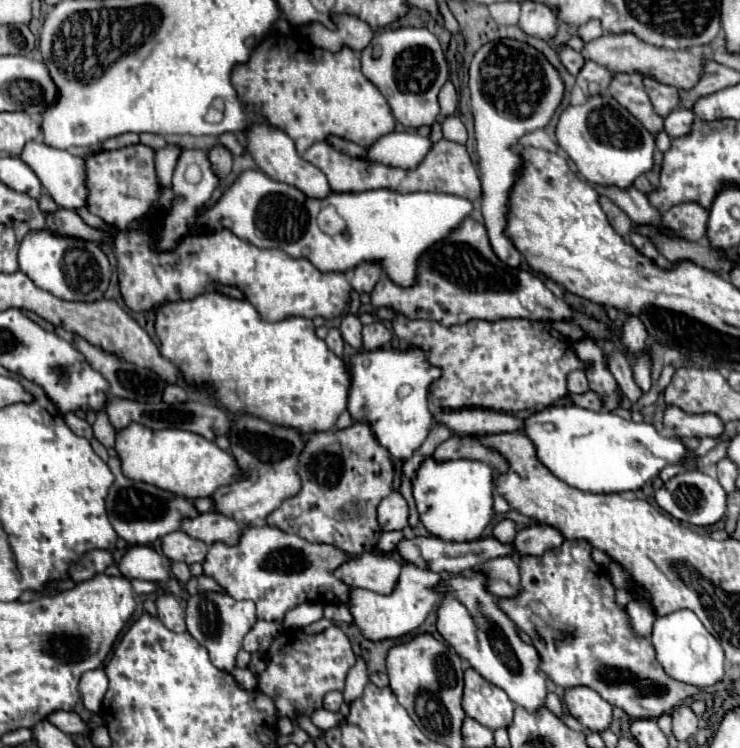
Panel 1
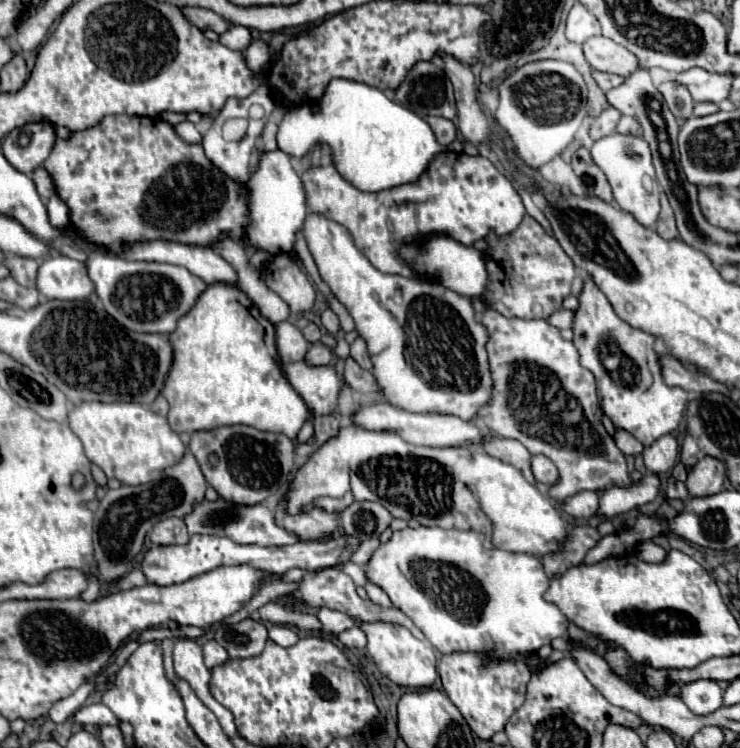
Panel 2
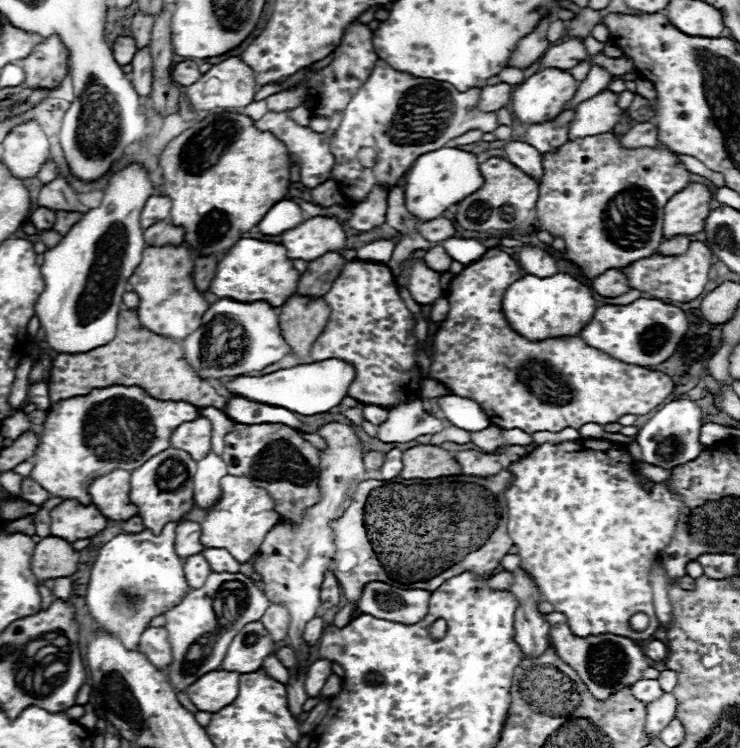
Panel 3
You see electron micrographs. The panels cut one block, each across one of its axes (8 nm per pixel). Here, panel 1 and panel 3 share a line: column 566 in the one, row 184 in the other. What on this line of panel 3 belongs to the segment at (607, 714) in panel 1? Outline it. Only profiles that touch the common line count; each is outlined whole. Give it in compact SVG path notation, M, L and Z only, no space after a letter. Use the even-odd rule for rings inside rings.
M690 182L682 192L674 194L664 208L664 238L676 234L692 236L704 230L704 220L710 214L712 190L702 182Z

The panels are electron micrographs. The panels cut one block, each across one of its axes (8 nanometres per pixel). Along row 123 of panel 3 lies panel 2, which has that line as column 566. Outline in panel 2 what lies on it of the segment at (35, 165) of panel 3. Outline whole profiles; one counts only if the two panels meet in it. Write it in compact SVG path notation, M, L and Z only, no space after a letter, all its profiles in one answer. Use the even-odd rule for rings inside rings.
M574 4L566 22L566 38L570 42L584 44L590 36L596 36L596 34L600 34L598 20L594 20L594 16L590 16L590 12L582 8L582 4Z

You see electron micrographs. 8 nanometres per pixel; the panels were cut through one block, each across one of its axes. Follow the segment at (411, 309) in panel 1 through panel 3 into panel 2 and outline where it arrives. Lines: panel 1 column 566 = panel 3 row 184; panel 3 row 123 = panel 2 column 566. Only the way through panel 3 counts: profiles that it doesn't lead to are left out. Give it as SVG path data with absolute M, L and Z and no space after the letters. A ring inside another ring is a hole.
M526 214L522 224L512 234L498 238L494 232L490 232L486 240L490 242L490 286L482 296L472 298L476 312L494 308L506 318L544 320L560 310L562 298L570 294L570 286L574 280L574 262L566 256L556 238L548 236L544 228ZM482 300L488 300L488 304L484 304Z

